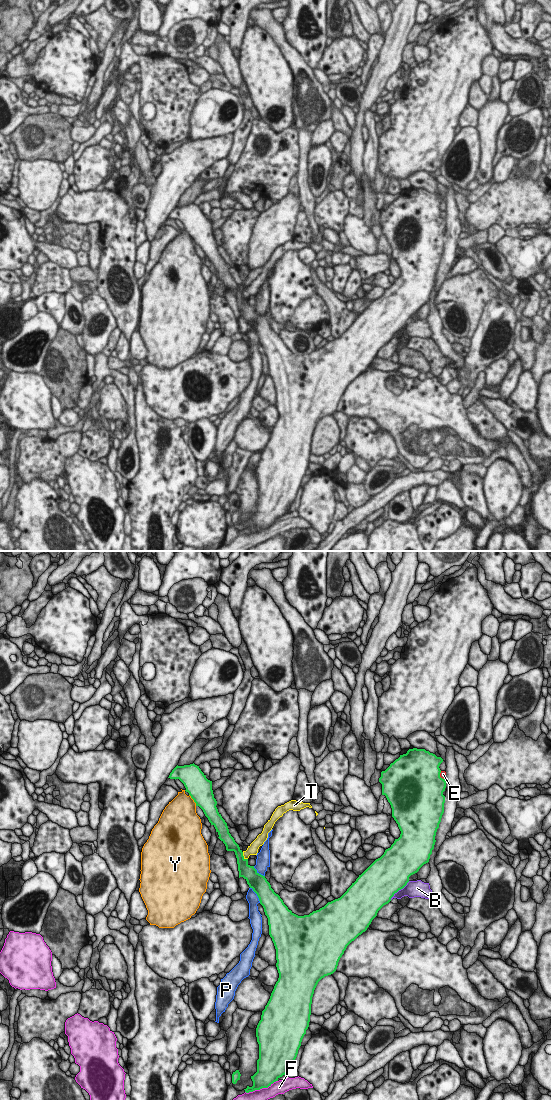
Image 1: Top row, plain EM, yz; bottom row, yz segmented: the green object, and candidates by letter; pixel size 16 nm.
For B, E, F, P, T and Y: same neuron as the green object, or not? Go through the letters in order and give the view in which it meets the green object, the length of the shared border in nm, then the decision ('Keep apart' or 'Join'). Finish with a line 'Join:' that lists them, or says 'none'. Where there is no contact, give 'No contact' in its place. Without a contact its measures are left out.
B: Touches green in yz. Shared border 440 nm. Keep apart
E: Touches green in yz. Shared border 160 nm. Keep apart
F: Touches green in yz. Shared border 550 nm. Keep apart
P: Touches green in yz. Shared border 300 nm. Keep apart
T: Touches green in yz. Shared border 150 nm. Keep apart
Y: Touches green in yz. Shared border 220 nm. Keep apart
Join: none

